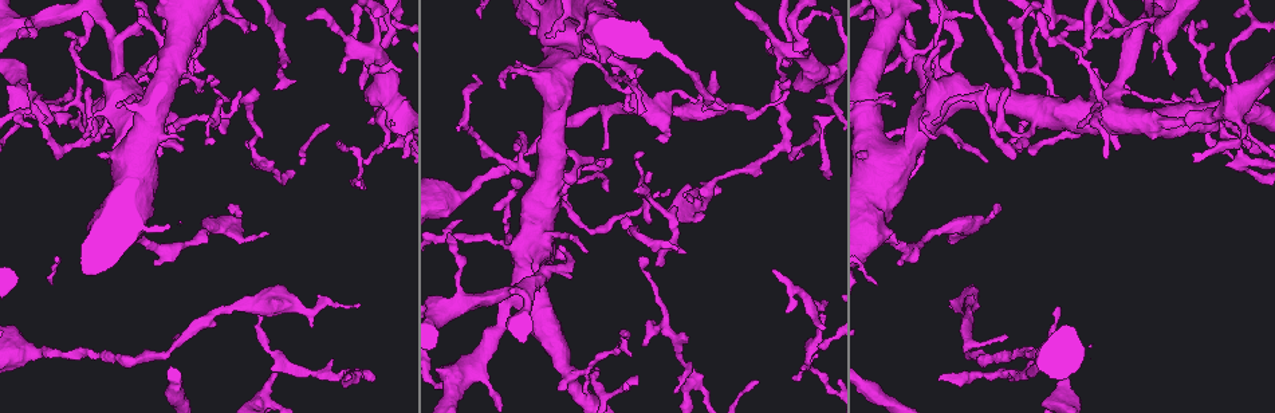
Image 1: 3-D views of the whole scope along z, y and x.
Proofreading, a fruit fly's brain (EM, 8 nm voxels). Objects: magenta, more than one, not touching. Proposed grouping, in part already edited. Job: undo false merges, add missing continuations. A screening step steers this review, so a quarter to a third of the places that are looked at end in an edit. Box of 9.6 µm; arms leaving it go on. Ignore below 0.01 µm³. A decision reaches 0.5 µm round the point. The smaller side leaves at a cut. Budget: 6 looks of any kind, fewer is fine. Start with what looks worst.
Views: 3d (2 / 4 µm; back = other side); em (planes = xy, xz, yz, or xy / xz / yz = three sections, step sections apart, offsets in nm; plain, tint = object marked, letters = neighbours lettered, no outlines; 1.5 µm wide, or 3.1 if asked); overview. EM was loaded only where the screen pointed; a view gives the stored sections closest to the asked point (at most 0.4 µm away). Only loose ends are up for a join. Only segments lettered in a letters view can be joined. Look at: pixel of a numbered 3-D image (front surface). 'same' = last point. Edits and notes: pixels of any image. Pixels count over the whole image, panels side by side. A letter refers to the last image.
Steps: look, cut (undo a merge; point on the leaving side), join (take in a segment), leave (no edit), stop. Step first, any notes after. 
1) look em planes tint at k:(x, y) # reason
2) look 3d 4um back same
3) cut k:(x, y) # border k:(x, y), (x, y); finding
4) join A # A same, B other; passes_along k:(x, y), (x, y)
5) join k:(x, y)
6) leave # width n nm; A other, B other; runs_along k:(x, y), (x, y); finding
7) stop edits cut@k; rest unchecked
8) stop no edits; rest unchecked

look 3d 4um at 1:(267, 233) # free end

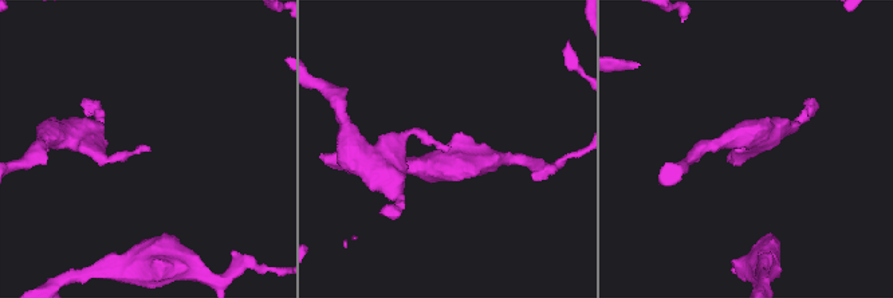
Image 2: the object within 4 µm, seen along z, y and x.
look em planes tint at 2:(448, 147)

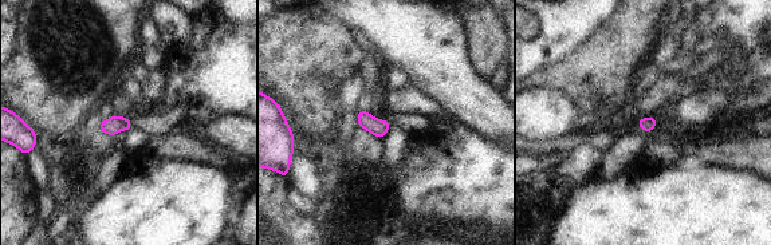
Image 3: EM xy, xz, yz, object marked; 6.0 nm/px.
look em planes letters same

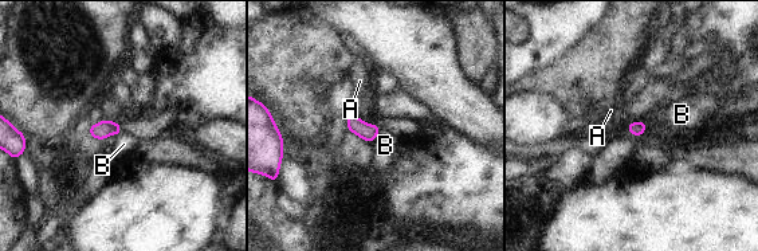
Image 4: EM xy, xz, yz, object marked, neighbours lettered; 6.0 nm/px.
leave # A other, B other; border 4:(647, 125), (641, 134), (631, 136); no lettered segment goes on from it

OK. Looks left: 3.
look 3d 2um at 1:(1011, 139) # tapers out

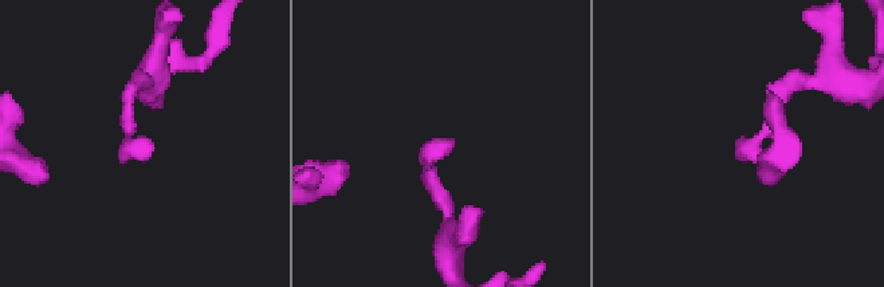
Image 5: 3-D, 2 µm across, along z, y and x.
look em xz step 8 tint at 5:(148, 155)

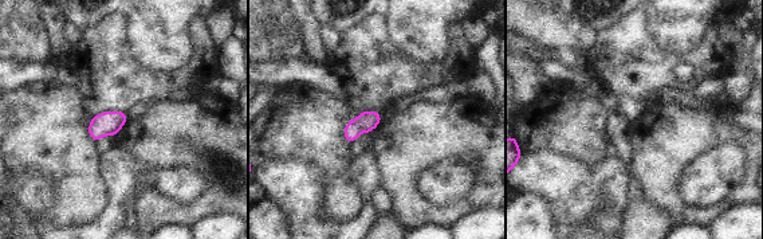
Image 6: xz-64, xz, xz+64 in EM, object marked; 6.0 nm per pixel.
look em planes letters same # cut it another way

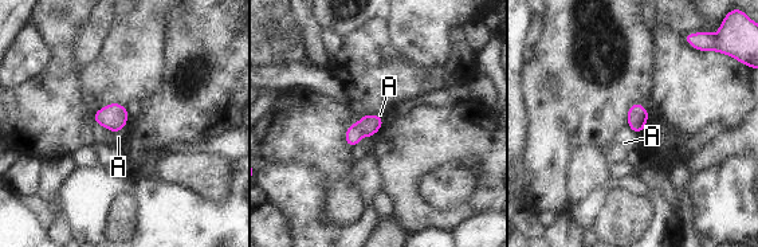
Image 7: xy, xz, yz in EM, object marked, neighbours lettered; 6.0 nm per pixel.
leave # A other; no lettered segment goes on from it

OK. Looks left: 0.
stop no edits; rest unchecked

